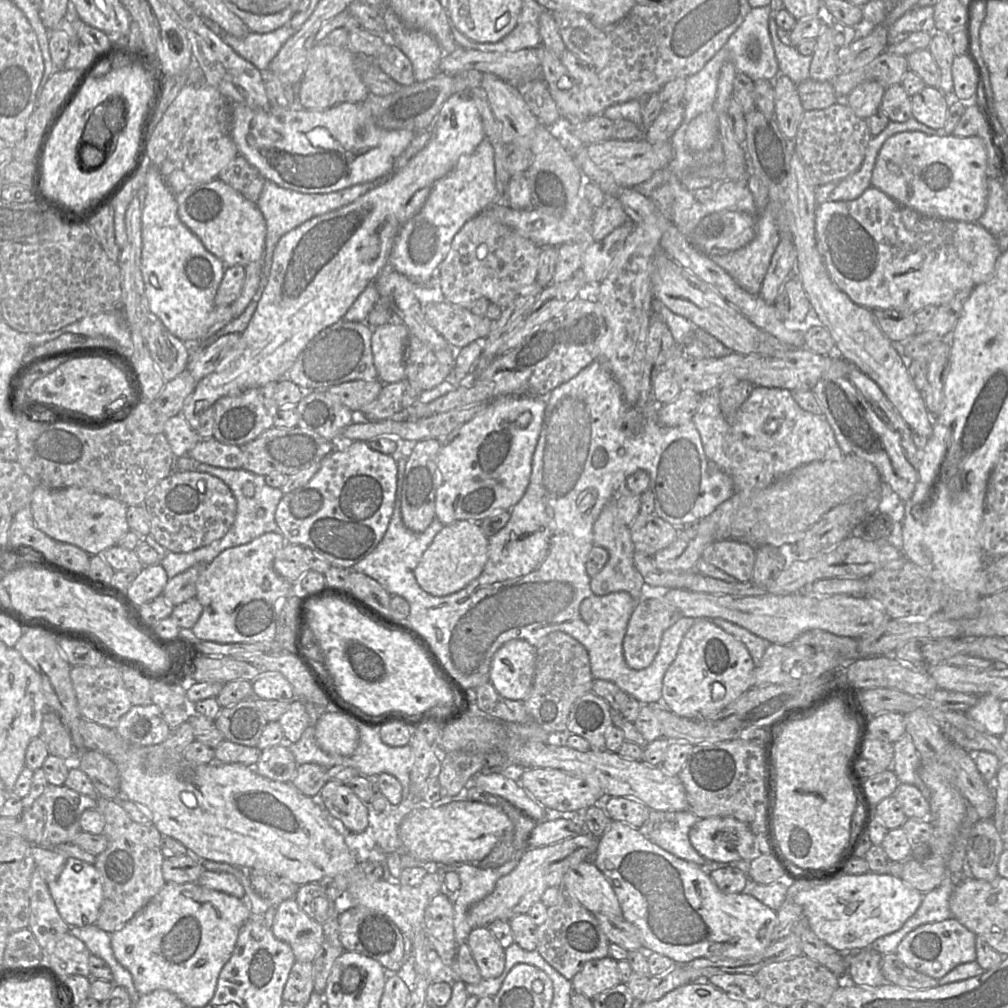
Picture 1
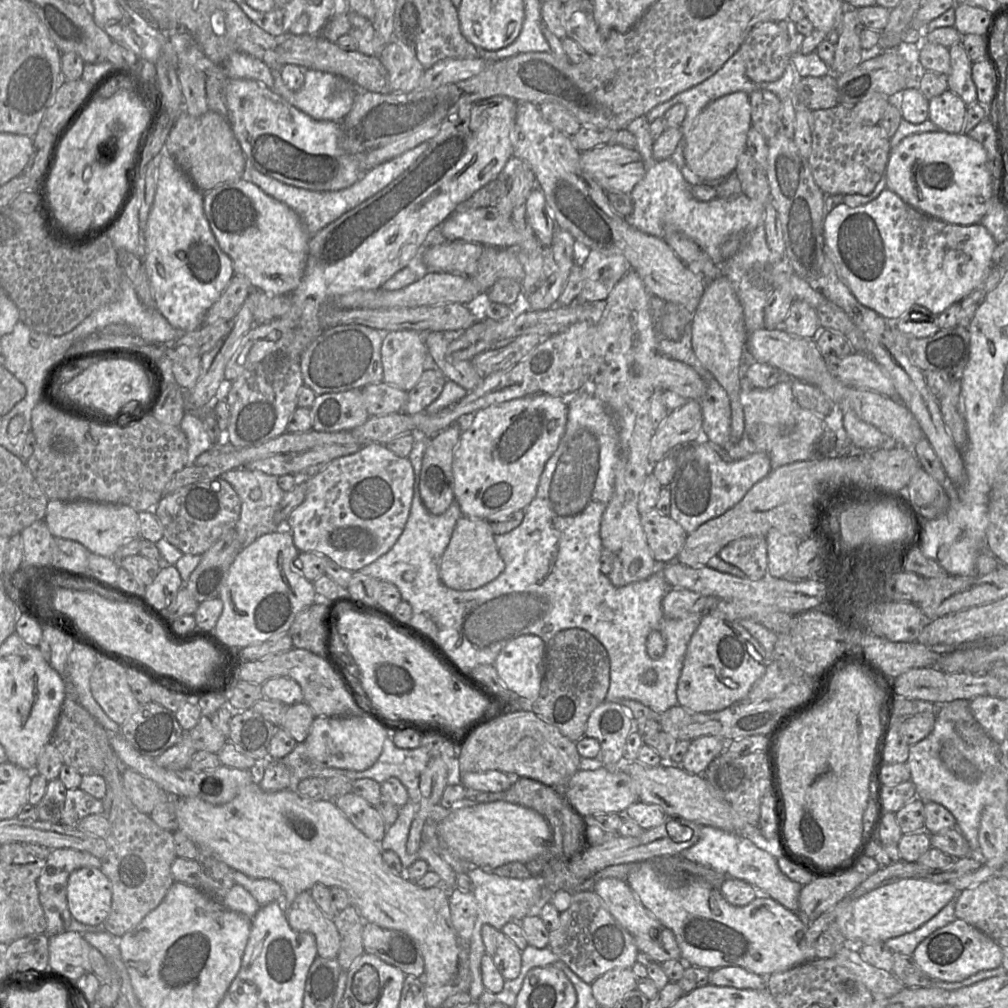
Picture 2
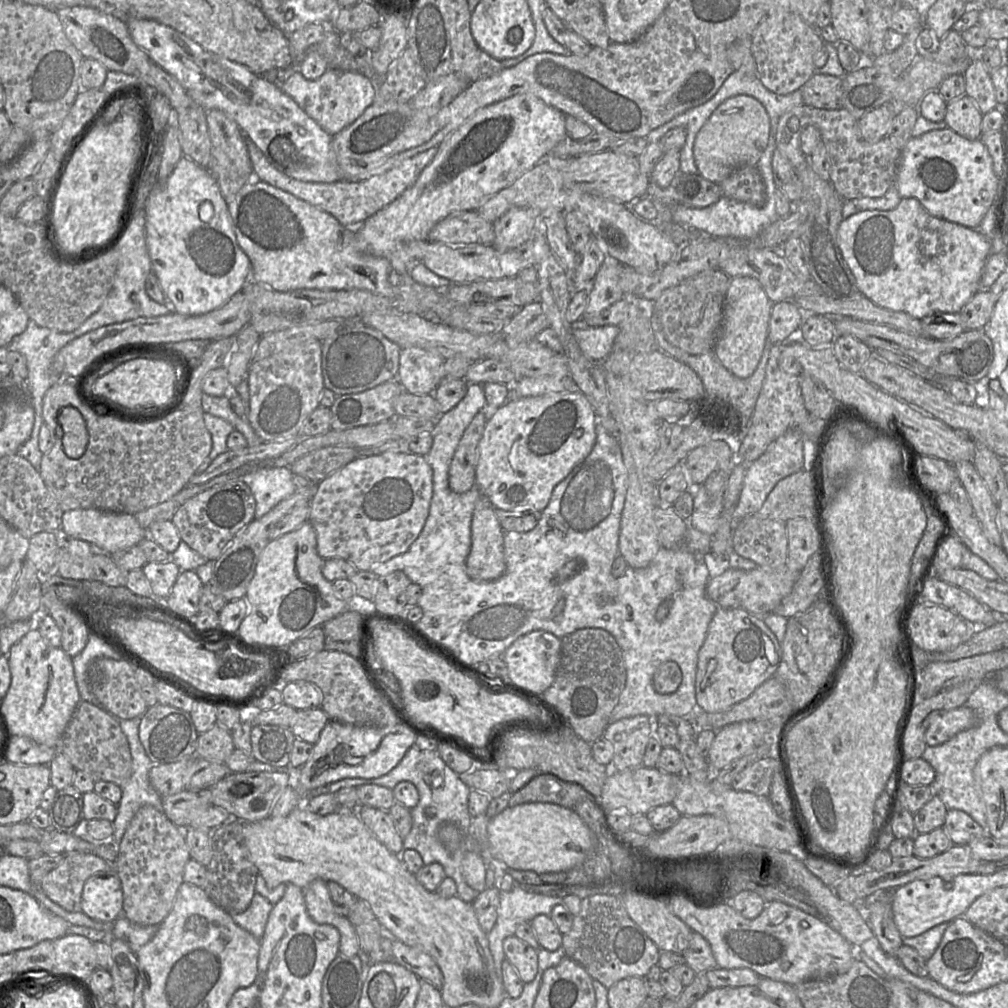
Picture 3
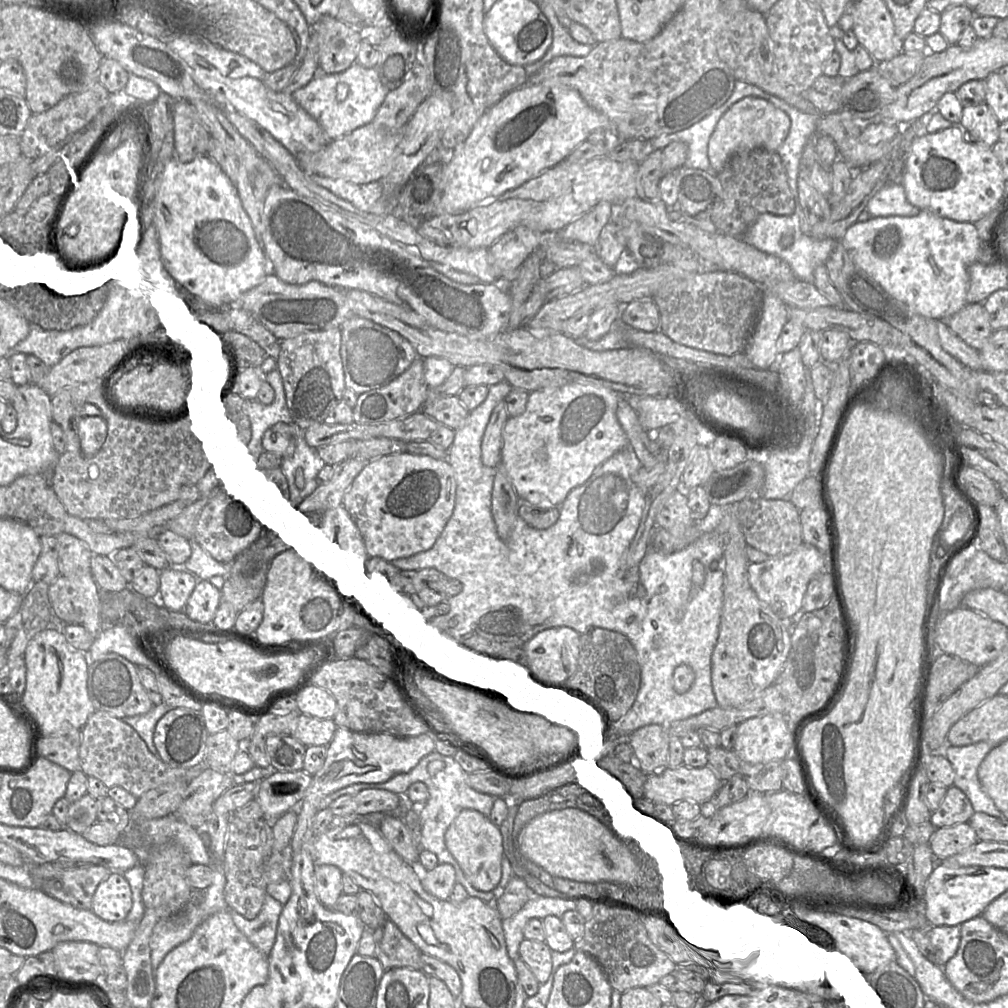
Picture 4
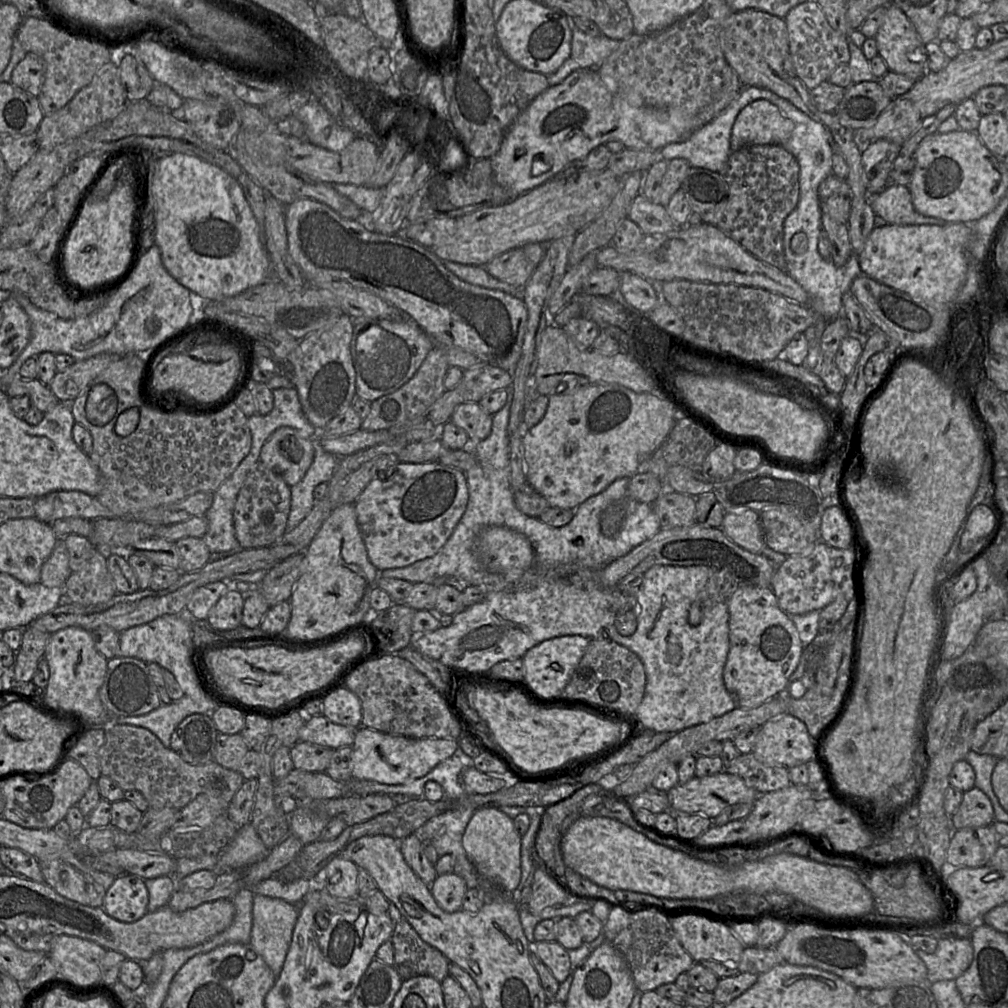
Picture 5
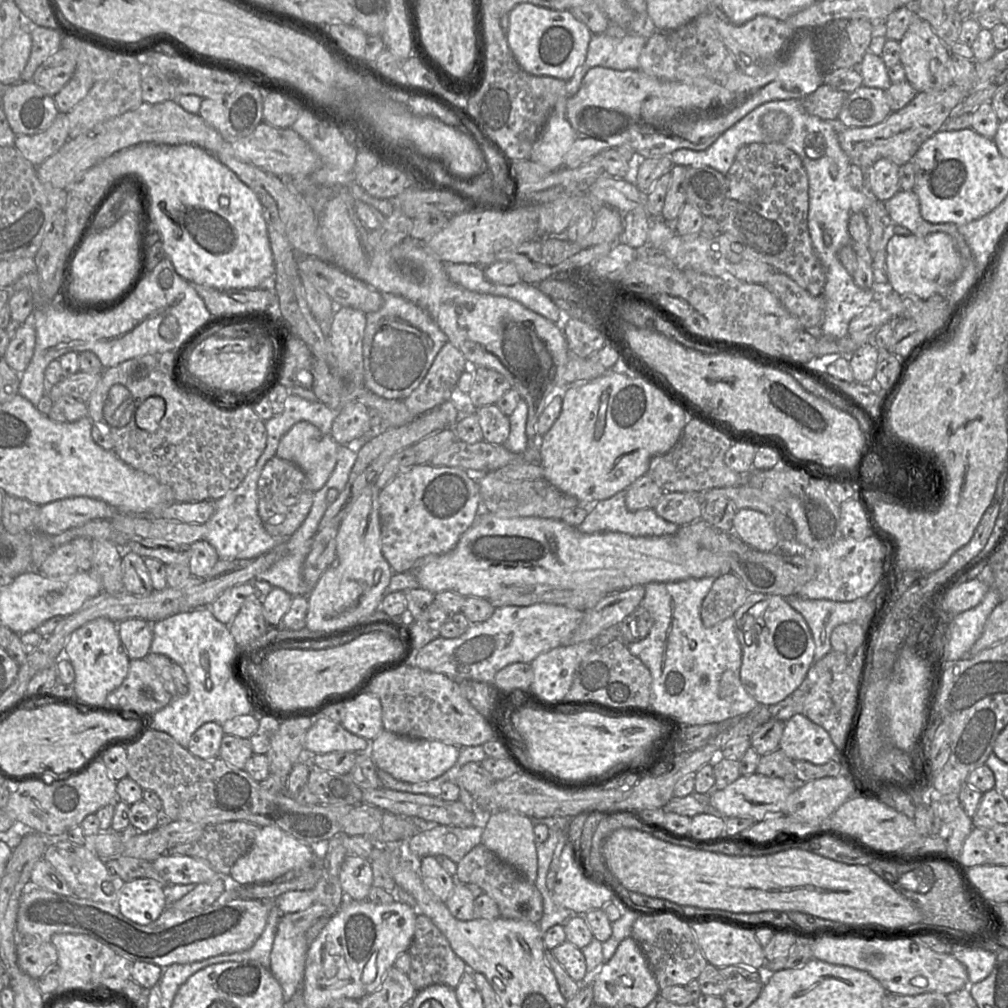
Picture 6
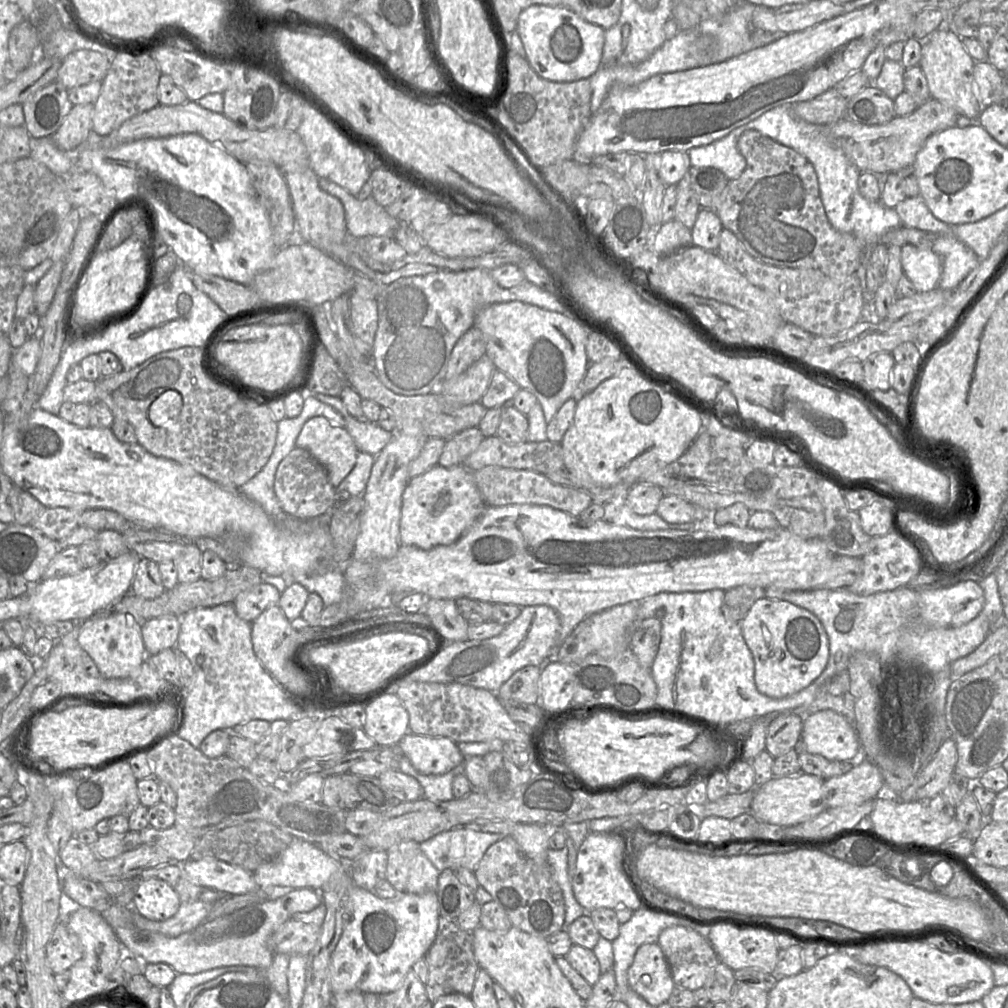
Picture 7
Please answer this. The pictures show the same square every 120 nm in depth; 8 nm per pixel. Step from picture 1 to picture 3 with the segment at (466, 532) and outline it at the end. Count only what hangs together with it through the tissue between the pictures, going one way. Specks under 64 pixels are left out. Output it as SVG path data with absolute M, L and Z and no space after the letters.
M480 495L472 516L472 543L465 562L466 572L474 581L497 580L506 570L504 531L495 510L488 499Z

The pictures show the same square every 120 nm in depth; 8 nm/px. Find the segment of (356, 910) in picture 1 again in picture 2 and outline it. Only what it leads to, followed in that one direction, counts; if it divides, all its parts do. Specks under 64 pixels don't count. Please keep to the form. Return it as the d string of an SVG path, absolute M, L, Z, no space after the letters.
M366 922L362 931L364 952L399 968L406 975L420 977L424 959L417 944L406 934Z

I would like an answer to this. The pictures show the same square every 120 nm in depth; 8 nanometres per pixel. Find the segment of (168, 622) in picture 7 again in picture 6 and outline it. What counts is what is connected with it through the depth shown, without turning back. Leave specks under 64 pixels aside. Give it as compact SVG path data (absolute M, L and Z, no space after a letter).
M136 618L116 622L120 640L130 660L144 659L150 653L154 623Z

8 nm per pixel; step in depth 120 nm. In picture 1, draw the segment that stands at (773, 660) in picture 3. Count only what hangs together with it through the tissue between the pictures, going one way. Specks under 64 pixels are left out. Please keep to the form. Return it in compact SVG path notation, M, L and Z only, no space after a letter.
M696 619L664 675L661 701L682 718L714 718L754 686L755 671L752 657L741 641L710 620Z

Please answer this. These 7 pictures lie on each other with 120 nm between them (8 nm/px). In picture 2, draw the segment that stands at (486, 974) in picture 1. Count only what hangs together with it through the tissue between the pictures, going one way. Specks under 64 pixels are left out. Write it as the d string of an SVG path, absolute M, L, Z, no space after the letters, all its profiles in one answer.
M484 925L481 937L485 954L490 956L505 980L516 979L521 971L521 950L500 930Z

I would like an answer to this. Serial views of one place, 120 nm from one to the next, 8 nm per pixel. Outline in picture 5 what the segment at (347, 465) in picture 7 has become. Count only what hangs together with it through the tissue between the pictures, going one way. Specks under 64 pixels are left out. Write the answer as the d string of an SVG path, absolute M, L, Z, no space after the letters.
M283 426L275 430L264 443L259 462L292 487L303 479L314 454L314 438L306 438L296 429Z

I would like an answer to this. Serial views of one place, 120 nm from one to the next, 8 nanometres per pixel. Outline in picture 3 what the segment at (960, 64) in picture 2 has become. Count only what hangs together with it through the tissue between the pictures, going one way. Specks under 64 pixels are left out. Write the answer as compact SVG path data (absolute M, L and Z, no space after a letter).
M974 60L963 76L965 78L966 95L975 101L983 114L1000 108L990 72L980 60Z

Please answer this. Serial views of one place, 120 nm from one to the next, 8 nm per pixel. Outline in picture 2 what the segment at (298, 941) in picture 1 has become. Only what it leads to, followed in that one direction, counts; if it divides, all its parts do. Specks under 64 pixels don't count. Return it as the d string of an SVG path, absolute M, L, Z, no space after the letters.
M309 891L298 894L286 912L290 927L315 937L320 958L336 958L340 949L340 935L332 918L327 917L313 900Z

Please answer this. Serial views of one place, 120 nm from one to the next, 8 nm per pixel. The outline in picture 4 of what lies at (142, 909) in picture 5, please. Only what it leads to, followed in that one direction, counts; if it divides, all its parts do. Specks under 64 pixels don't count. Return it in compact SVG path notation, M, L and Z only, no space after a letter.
M110 872L96 888L91 911L107 922L124 921L132 907L132 890L122 872Z

